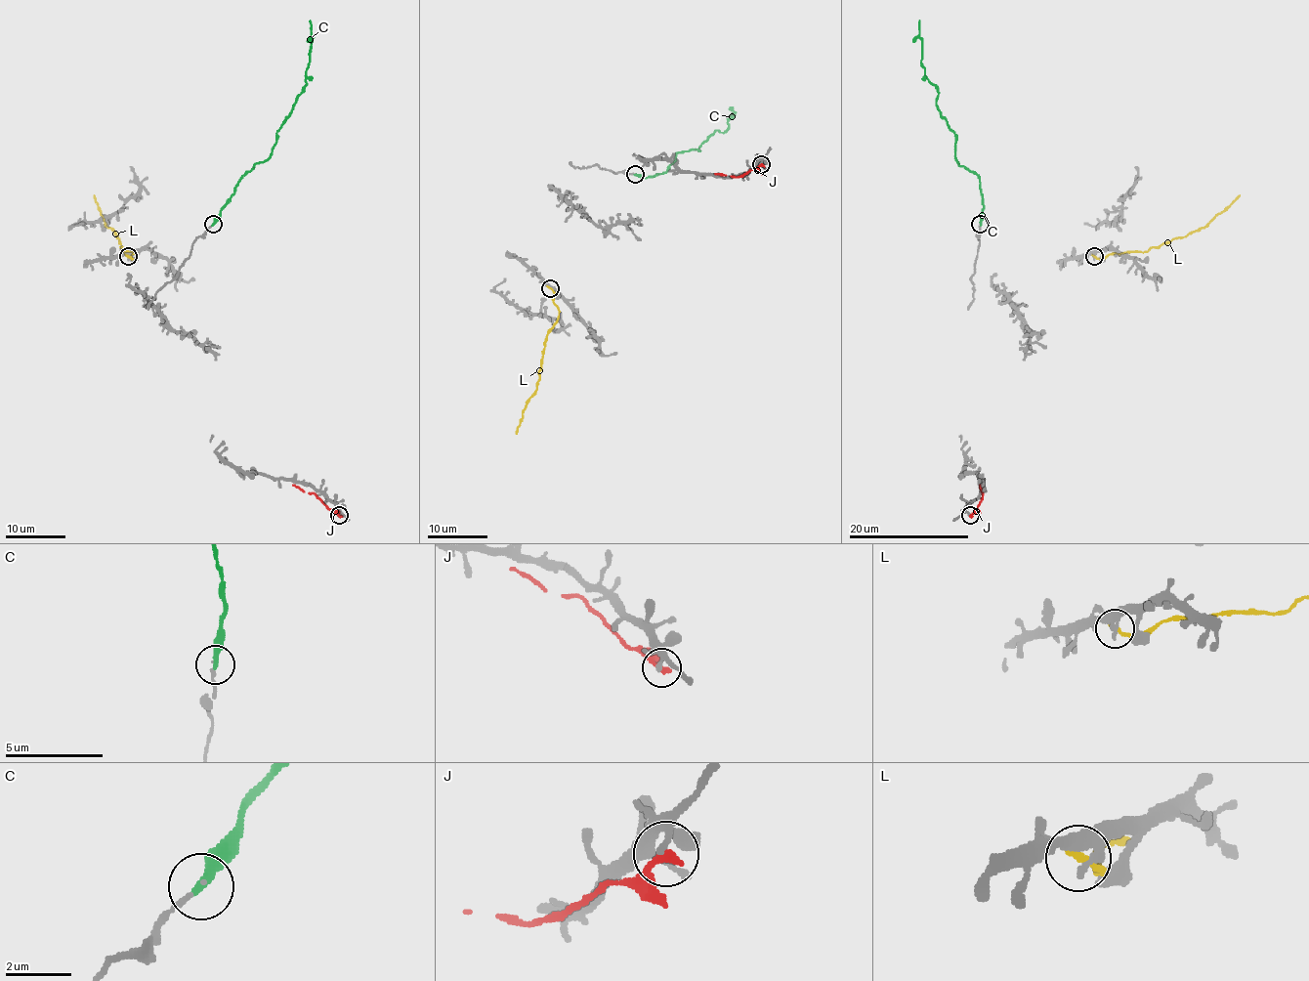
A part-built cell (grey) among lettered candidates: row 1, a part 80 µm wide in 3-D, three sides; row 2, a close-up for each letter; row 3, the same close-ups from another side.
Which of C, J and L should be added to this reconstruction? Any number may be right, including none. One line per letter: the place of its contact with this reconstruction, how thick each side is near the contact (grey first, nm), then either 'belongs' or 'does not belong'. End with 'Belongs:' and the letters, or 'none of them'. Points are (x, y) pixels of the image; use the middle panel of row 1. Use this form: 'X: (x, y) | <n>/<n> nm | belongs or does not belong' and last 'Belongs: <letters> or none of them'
C: (635, 174) | 130/320 nm | belongs
J: (761, 164) | 240/280 nm | does not belong
L: (550, 288) | 240/200 nm | does not belong
Belongs: C

